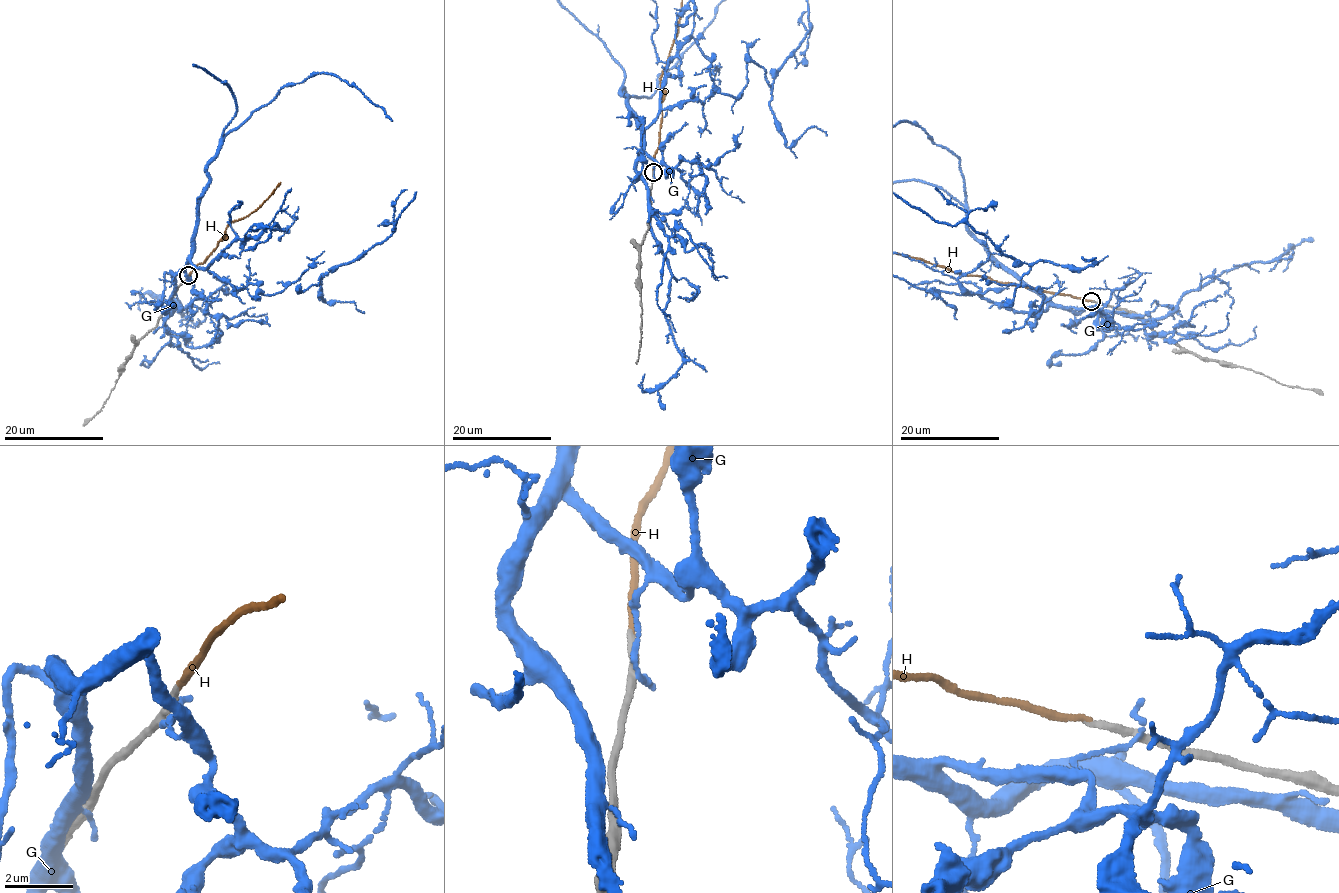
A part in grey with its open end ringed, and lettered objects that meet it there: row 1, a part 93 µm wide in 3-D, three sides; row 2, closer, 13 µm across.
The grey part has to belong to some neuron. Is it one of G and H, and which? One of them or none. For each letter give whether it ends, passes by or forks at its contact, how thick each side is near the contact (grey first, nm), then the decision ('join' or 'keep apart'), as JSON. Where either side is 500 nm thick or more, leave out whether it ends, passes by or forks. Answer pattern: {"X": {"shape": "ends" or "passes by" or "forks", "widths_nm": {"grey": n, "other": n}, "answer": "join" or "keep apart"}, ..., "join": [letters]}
{"G": {"shape": "ends", "widths_nm": {"grey": 220, "other": 170}, "answer": "keep apart"}, "H": {"shape": "ends", "widths_nm": {"grey": 220, "other": 180}, "answer": "join"}, "join": ["H"]}

